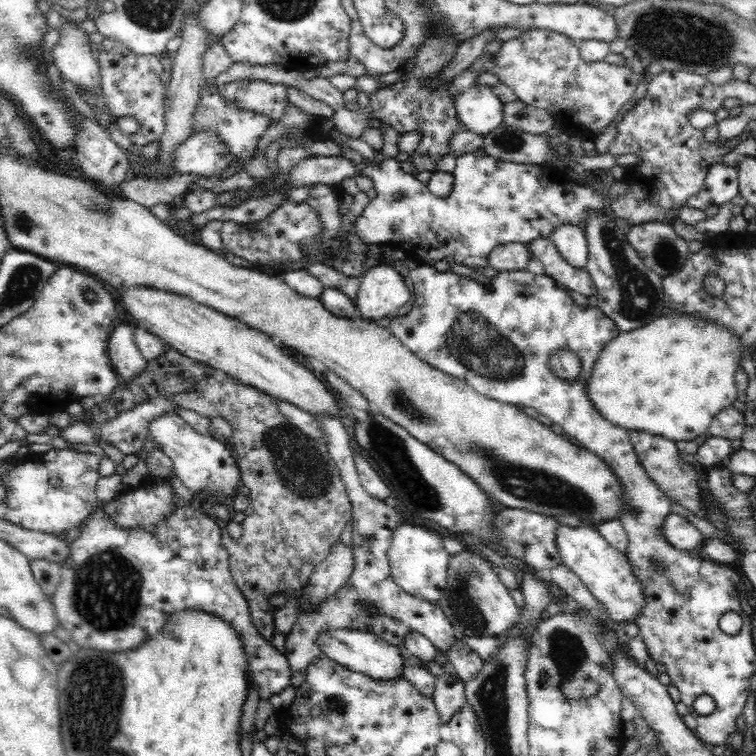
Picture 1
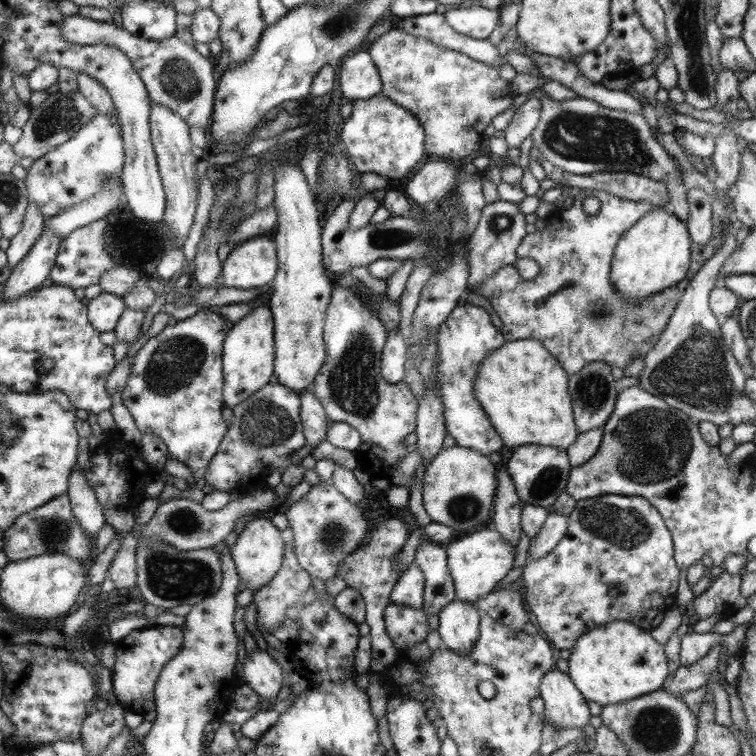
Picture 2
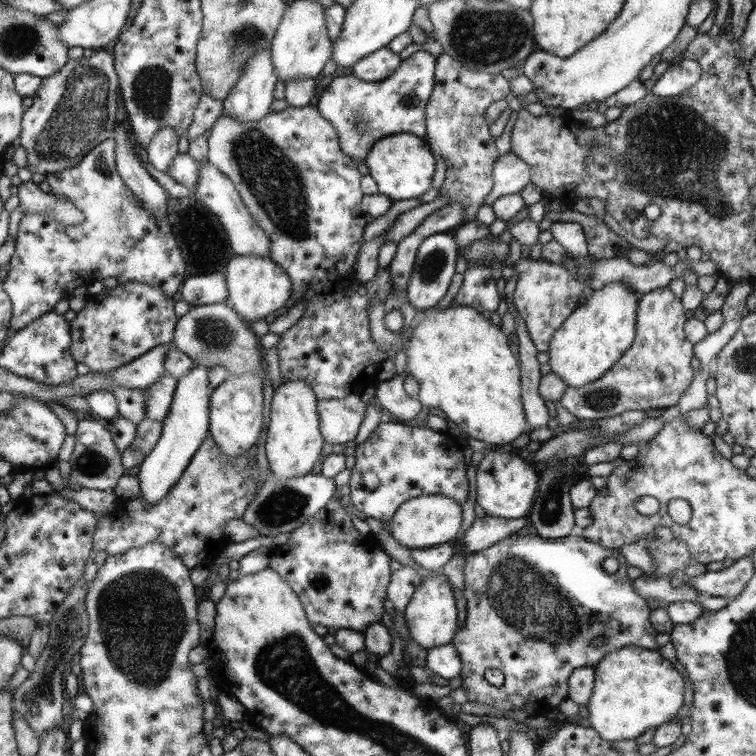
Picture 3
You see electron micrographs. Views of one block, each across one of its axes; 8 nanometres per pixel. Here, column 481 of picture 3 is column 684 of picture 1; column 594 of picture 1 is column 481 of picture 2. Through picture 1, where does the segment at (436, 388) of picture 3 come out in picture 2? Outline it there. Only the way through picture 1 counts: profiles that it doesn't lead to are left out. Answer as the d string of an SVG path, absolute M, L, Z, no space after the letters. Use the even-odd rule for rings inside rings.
M506 341L480 366L476 397L500 433L505 449L526 444L567 449L577 439L569 375L541 341Z

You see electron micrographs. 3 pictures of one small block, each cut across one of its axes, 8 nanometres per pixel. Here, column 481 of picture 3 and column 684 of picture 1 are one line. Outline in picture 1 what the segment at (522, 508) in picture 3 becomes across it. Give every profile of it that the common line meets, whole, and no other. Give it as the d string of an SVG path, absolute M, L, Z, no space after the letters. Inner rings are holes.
M632 429L628 431L636 457L640 464L644 464L644 469L648 475L652 476L659 488L668 496L671 501L677 501L691 510L696 516L713 521L713 518L703 516L704 508L701 507L700 479L702 474L701 468L695 463L686 462L679 457L680 451L675 442L664 438L663 436L654 435L651 432L638 431Z

